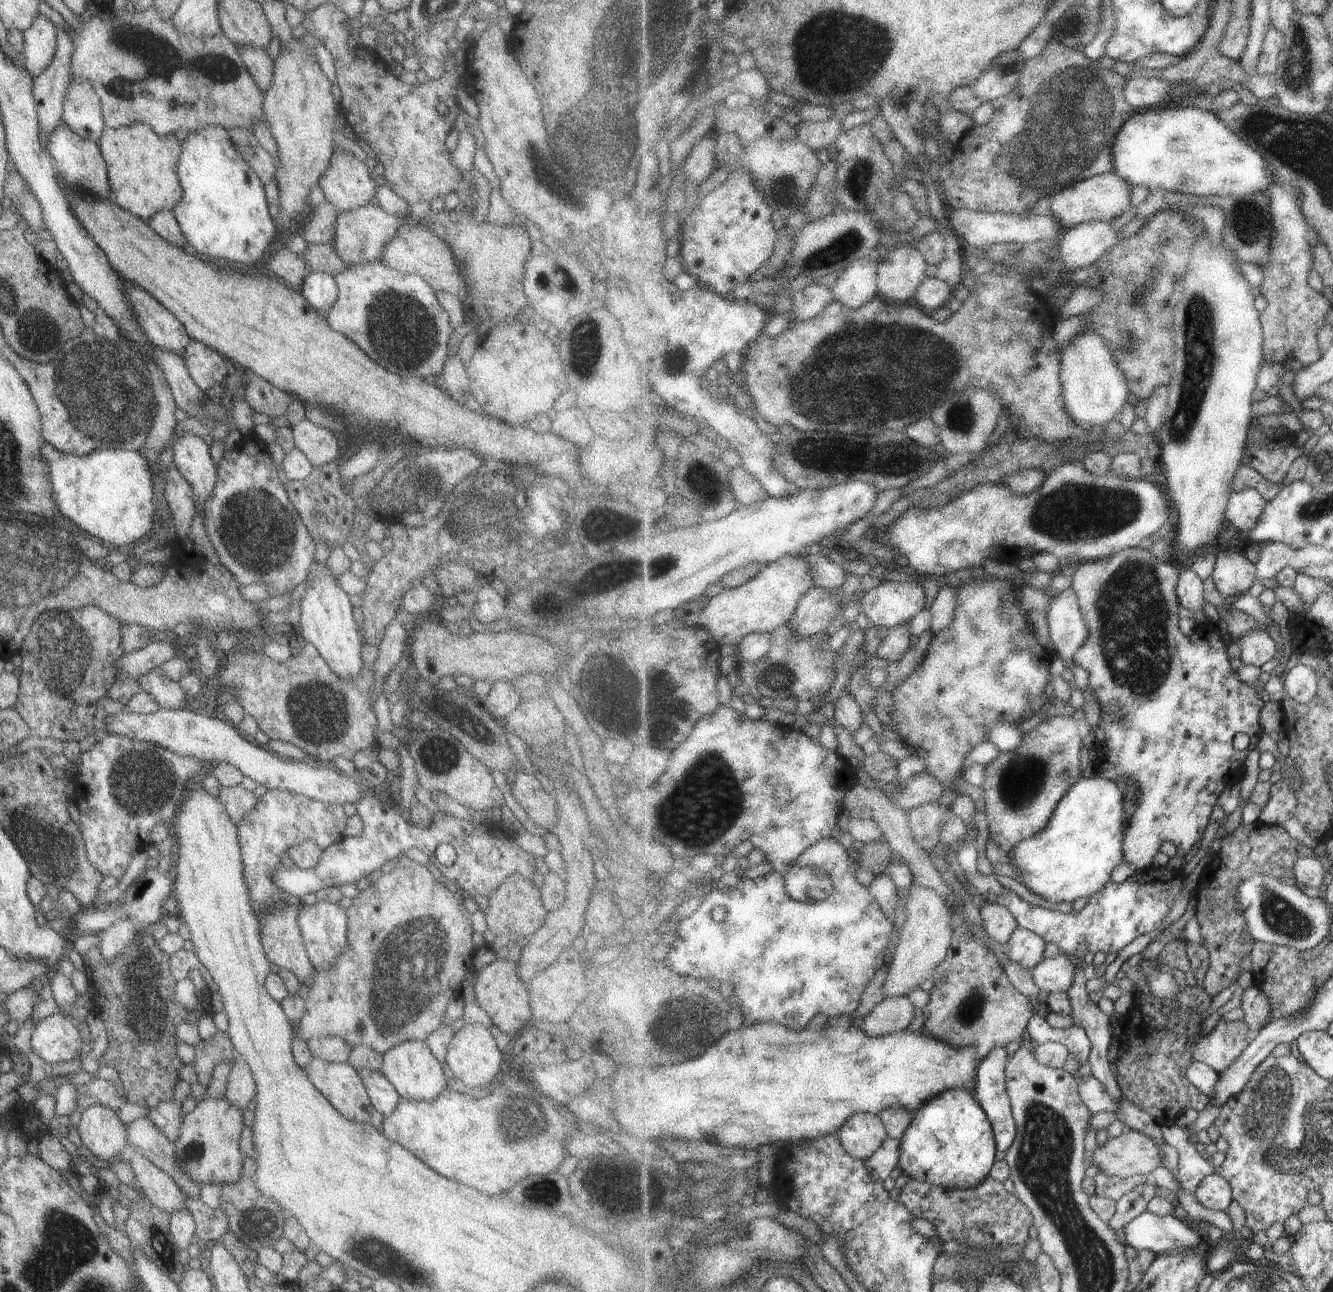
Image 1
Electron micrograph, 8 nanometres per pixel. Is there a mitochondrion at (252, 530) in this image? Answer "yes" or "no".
yes

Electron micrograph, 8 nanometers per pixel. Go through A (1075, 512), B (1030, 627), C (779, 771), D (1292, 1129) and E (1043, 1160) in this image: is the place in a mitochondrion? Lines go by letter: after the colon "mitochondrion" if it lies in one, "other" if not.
A: mitochondrion
B: other
C: other
D: mitochondrion
E: mitochondrion

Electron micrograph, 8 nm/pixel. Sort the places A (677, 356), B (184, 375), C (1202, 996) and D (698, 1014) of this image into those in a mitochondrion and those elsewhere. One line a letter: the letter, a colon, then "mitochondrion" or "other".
A: mitochondrion
B: other
C: other
D: mitochondrion

